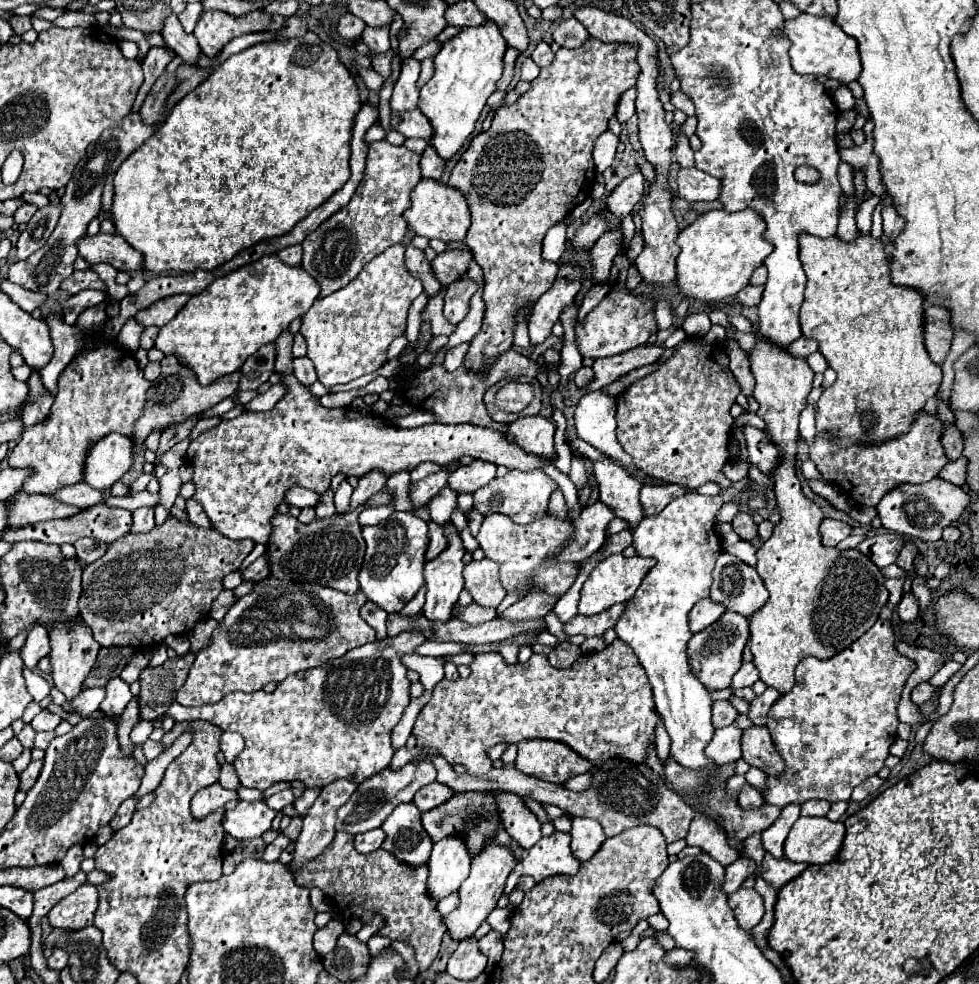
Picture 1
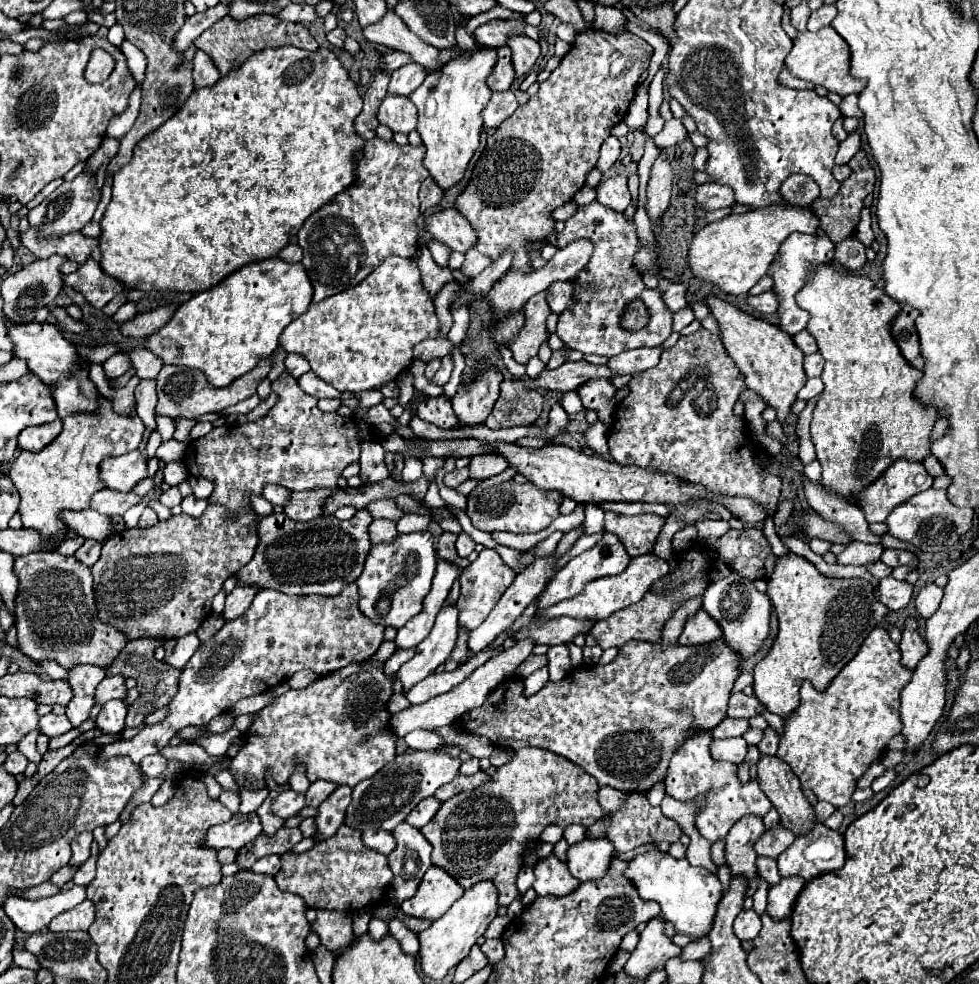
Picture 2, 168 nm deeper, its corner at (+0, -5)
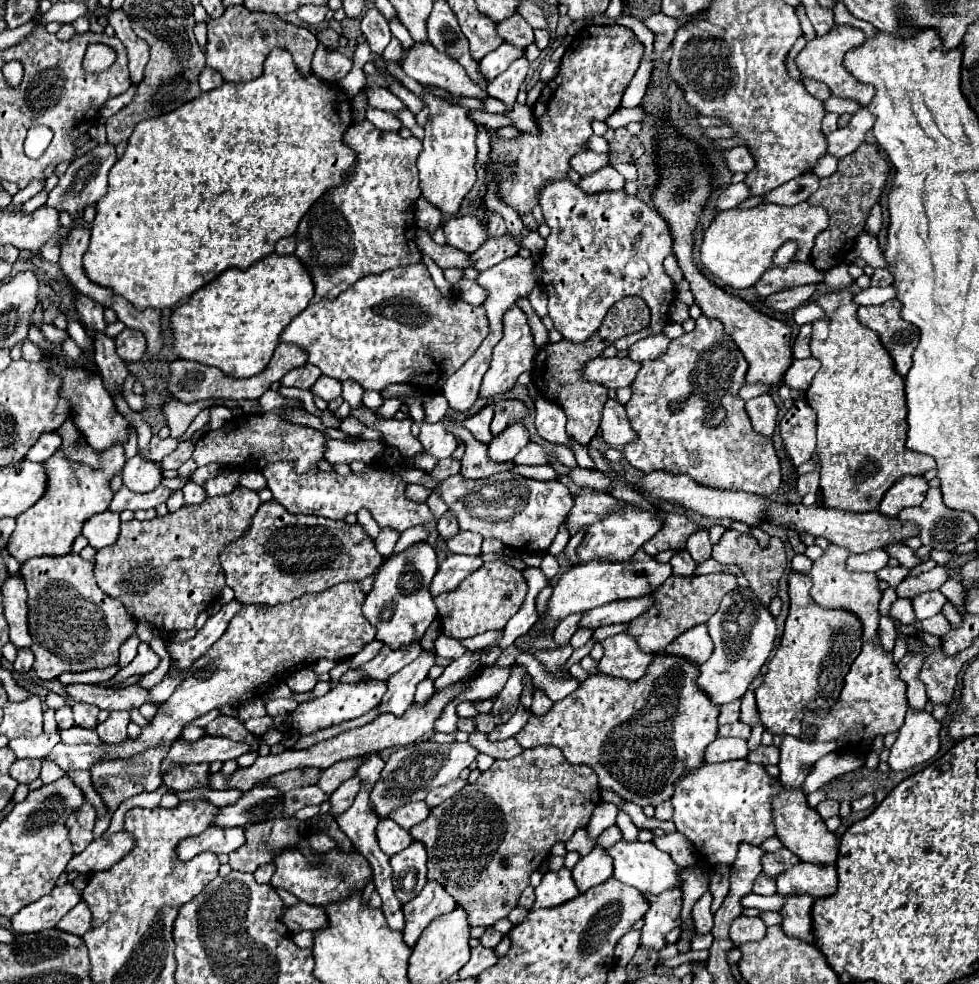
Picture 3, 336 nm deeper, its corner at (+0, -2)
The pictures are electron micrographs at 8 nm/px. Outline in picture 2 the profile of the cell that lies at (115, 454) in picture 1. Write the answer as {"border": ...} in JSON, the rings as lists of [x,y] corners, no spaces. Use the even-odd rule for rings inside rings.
{"border":[[[131,451],[119,457],[105,457],[99,465],[99,479],[107,489],[131,491],[133,485],[147,477],[147,459],[139,451]]]}

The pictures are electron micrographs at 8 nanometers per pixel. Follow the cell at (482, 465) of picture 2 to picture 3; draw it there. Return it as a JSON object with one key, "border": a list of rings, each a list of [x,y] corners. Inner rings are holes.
{"border":[[[515,422],[493,438],[493,442],[489,444],[489,456],[495,462],[507,462],[513,460],[517,452],[527,444],[529,444],[527,428],[523,426],[523,422]]]}

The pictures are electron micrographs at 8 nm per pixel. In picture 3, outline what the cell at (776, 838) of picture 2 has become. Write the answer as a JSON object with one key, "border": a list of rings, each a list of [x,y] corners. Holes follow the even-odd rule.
{"border":[[[781,848],[779,852],[767,854],[767,858],[763,858],[763,872],[769,878],[777,878],[779,874],[793,868],[795,864],[799,864],[799,858],[795,858],[795,854],[791,854],[791,850]],[[791,858],[793,858],[793,862],[791,862]]]}

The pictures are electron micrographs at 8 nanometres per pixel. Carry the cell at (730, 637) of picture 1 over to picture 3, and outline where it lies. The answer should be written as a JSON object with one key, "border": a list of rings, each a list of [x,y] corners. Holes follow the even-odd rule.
{"border":[[[655,656],[647,674],[639,682],[627,682],[621,678],[611,678],[607,674],[589,676],[579,690],[567,698],[553,704],[551,712],[545,716],[531,716],[529,724],[515,736],[523,748],[535,746],[557,746],[565,760],[571,764],[585,764],[595,770],[599,776],[599,786],[615,790],[623,800],[635,802],[637,806],[659,806],[665,800],[671,800],[675,782],[703,764],[705,748],[717,738],[717,716],[719,708],[711,706],[699,690],[695,690],[697,666],[683,662],[683,658]]]}

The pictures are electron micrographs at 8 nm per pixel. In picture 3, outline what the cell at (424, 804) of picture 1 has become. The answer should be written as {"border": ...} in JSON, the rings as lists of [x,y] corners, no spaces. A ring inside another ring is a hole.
{"border":[[[409,802],[405,806],[399,806],[399,808],[391,810],[389,818],[395,820],[401,828],[409,830],[411,826],[423,822],[427,818],[427,814],[429,814],[429,808],[427,808],[425,802]]]}

